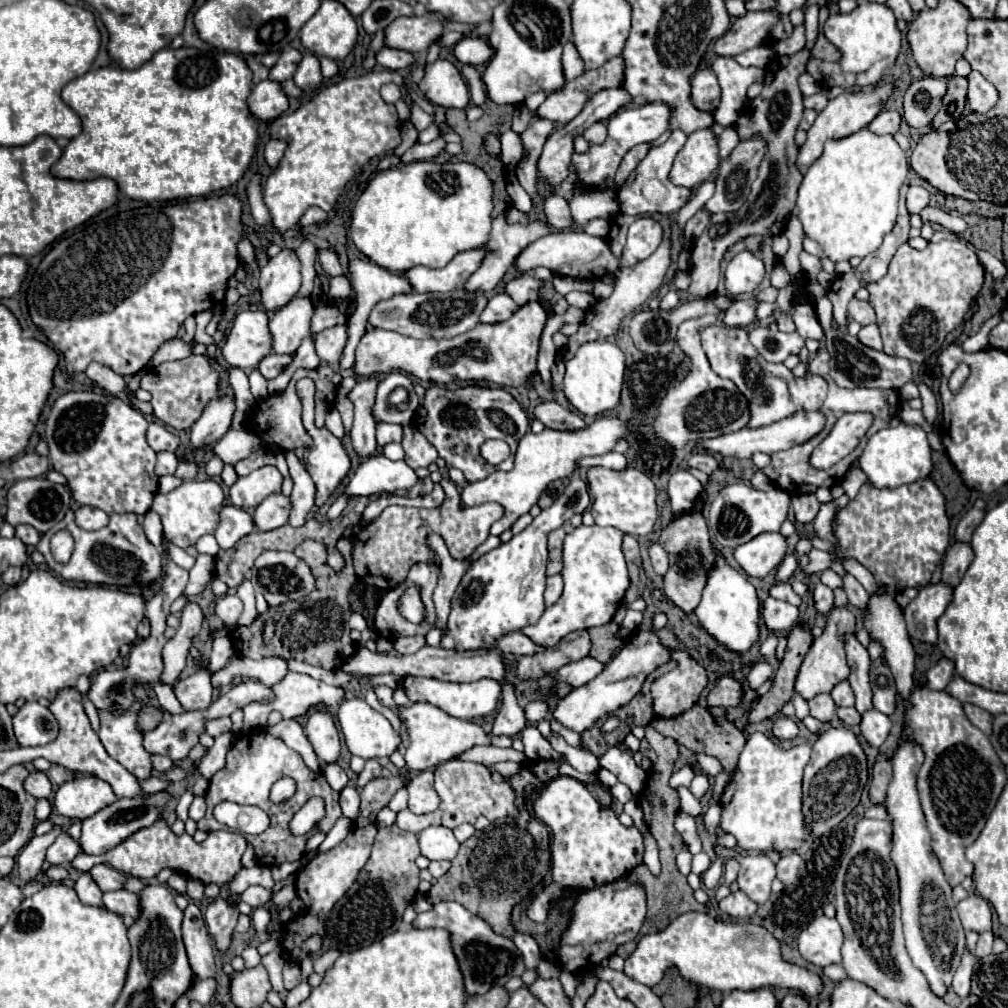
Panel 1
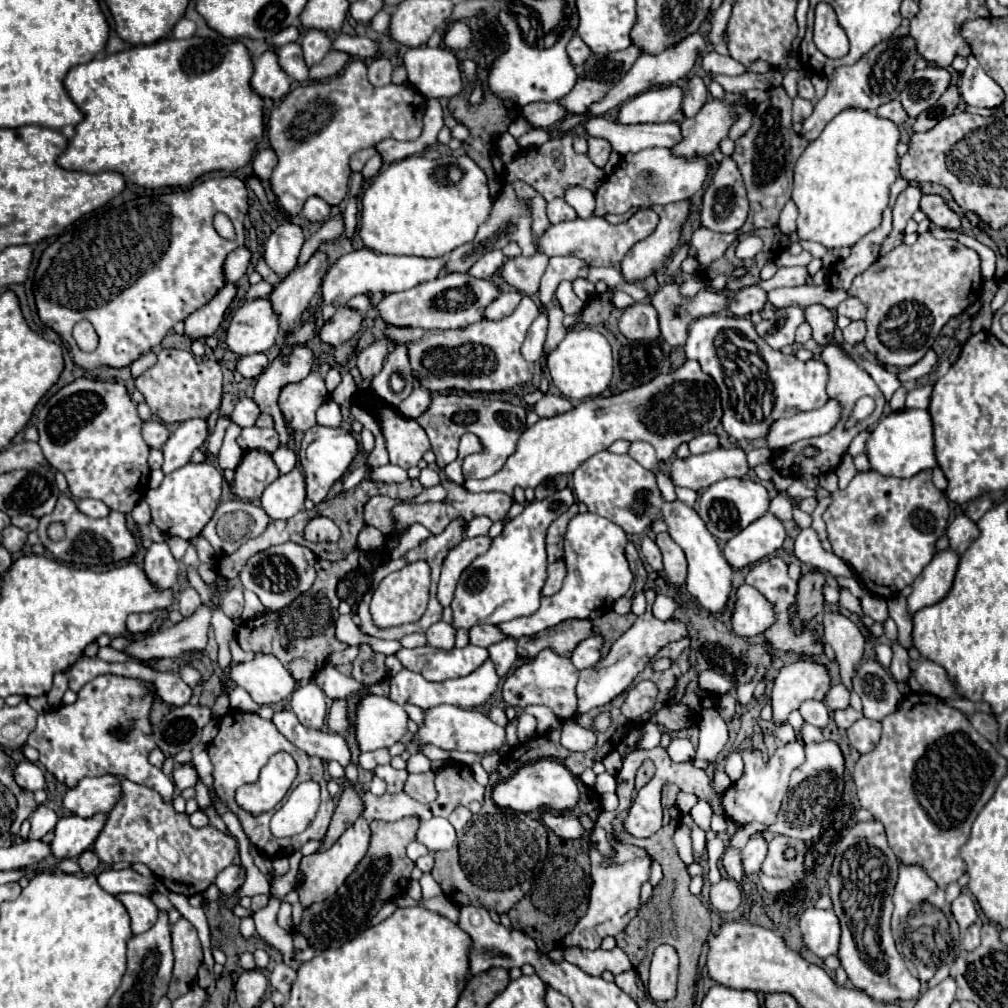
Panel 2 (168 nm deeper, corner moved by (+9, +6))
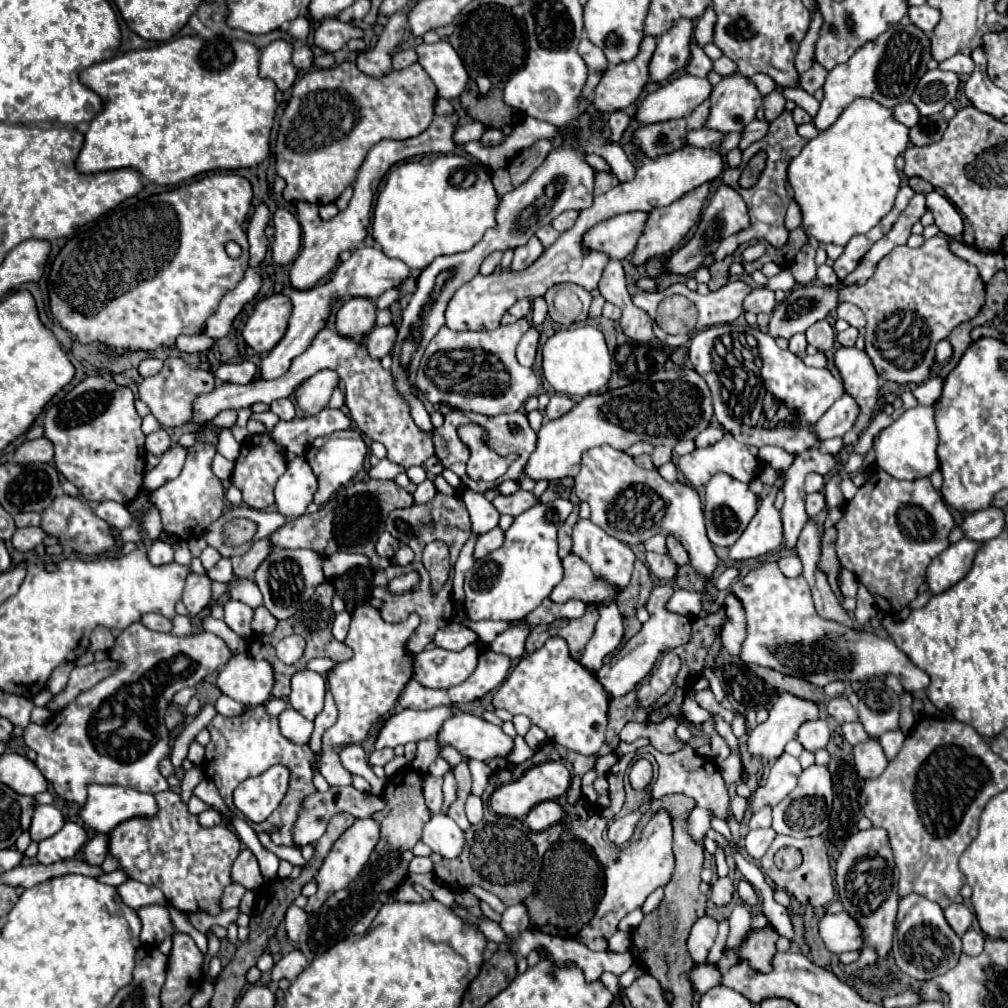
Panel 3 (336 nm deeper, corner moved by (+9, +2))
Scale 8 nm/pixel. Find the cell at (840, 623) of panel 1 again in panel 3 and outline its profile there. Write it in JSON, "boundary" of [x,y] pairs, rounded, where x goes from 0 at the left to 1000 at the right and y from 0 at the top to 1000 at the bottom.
{"boundary":[[[783,687],[773,688],[763,704],[763,712],[743,728],[743,746],[761,754],[773,752],[779,738],[791,730],[793,720],[799,714],[809,712],[813,712],[811,696],[787,690]]]}

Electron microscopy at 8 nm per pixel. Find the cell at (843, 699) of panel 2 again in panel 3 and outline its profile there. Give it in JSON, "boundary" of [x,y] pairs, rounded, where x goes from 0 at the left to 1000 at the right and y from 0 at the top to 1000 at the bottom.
{"boundary":[[[828,690],[822,694],[820,698],[820,706],[832,716],[848,716],[850,714],[850,704],[842,698],[842,694],[838,690]]]}

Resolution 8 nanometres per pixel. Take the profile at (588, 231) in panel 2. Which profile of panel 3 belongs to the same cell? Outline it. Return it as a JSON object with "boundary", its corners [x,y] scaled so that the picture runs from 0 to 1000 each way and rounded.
{"boundary":[[[622,210],[604,216],[582,228],[576,236],[576,244],[580,244],[582,248],[598,250],[606,258],[620,258],[632,242],[640,214],[642,210]]]}

